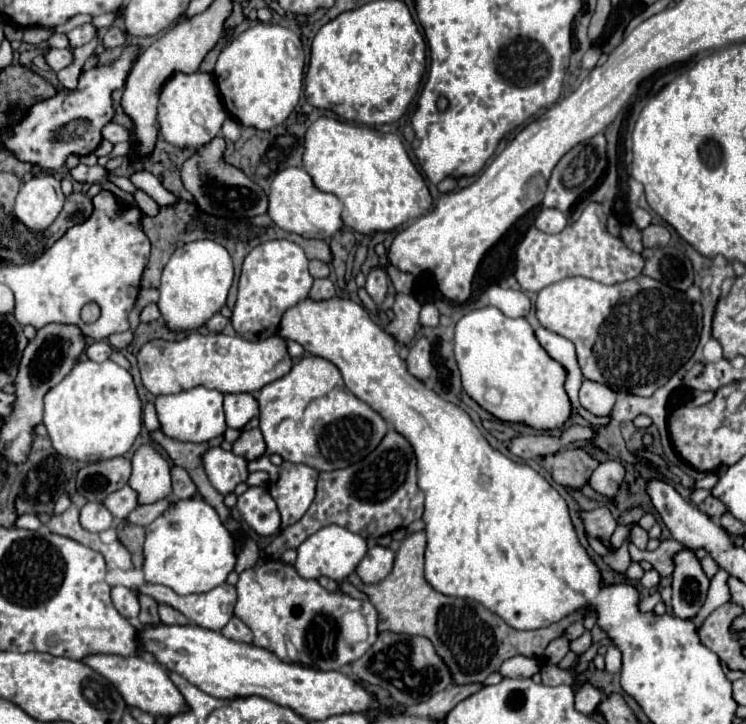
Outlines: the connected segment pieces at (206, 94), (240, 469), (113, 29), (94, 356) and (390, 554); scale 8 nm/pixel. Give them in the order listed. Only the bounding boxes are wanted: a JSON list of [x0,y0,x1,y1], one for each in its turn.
[[159,71,227,149],[203,447,249,495],[103,25,127,47],[85,341,113,361],[357,547,395,583]]

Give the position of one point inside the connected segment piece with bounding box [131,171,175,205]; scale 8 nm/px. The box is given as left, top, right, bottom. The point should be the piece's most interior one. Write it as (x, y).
(143, 180)

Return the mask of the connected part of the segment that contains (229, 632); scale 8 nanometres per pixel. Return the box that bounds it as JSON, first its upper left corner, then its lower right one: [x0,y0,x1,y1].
[221,617,253,643]

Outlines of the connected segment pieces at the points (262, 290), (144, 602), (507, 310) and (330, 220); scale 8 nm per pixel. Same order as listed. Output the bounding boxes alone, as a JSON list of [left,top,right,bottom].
[[231,239,313,341],[137,593,159,625],[485,285,531,317],[269,167,343,239]]

